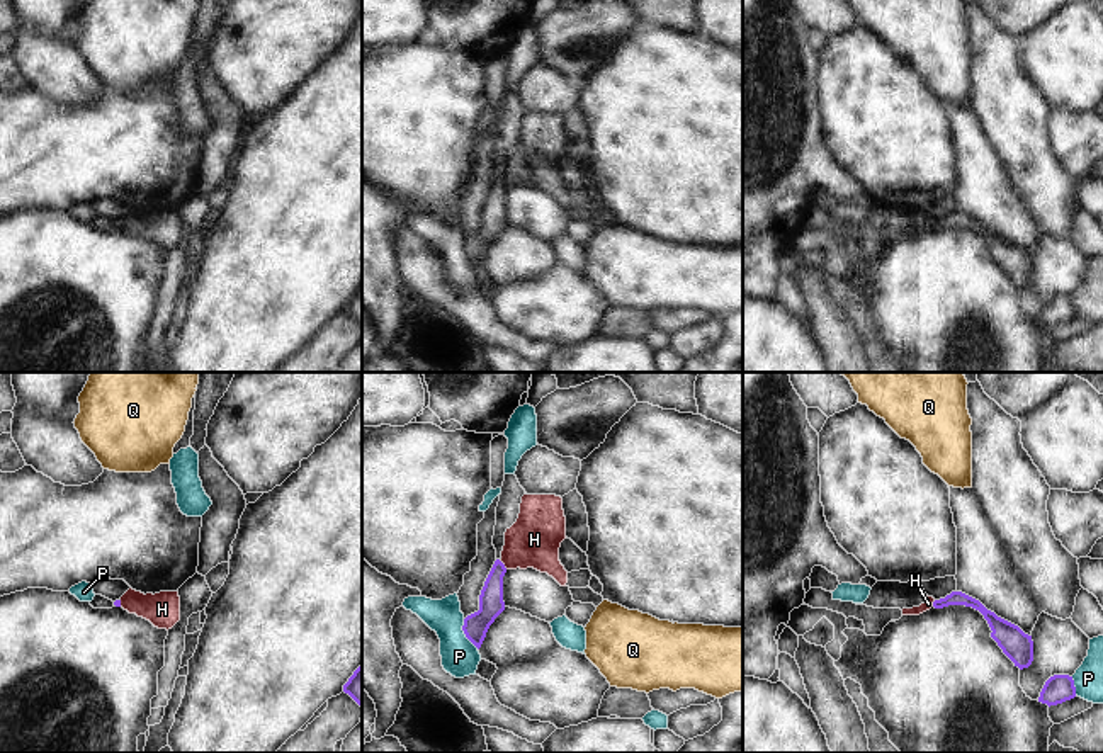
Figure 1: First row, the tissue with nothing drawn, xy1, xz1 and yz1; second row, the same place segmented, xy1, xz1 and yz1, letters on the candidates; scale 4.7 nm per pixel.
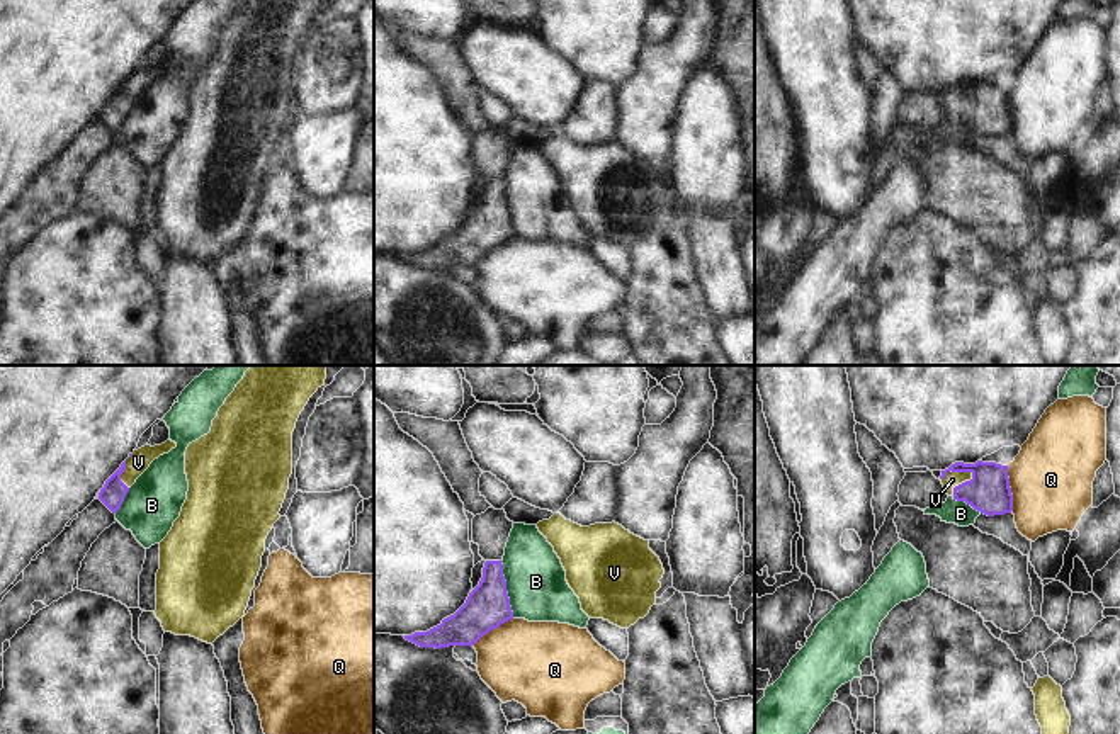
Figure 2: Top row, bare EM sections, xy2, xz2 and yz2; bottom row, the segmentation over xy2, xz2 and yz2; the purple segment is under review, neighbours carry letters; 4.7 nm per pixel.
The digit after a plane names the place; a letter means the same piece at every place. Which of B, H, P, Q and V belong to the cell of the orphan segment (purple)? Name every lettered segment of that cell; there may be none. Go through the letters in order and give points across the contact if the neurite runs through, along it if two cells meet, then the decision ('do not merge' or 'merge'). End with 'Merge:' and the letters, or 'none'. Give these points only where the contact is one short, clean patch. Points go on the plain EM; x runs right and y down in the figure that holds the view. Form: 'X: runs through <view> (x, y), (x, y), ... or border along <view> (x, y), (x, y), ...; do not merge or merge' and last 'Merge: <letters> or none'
B: border along xz2 (500, 180), (514, 237); do not merge
H: border along xz1 (498, 179), (507, 187); do not merge
P: do not merge
Q: border along yz2 (1006, 85), (1012, 131); do not merge
V: runs through yz2 (988, 111), (969, 92), (955, 90), (952, 99); merge
Merge: V

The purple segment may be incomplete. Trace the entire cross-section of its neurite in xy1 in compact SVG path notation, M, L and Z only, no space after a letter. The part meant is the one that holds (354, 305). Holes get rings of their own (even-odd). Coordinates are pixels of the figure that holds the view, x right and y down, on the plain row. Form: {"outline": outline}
{"outline": "M362 284L343 304L343 311L348 313L362 326Z"}

